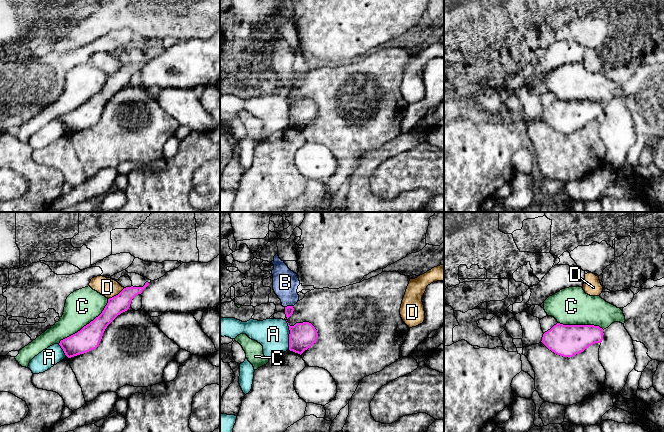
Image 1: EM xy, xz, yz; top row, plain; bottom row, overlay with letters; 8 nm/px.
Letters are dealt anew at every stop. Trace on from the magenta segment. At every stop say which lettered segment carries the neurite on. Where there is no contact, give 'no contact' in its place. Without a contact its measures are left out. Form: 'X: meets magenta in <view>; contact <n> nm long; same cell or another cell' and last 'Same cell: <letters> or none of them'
A: meets magenta in xz; contact 240 nm long; another cell
B: meets magenta in xz; contact 70 nm long; same cell
C: meets magenta in xy; contact 550 nm long; another cell
D: meets magenta in xy; contact 160 nm long; another cell
Same cell: B

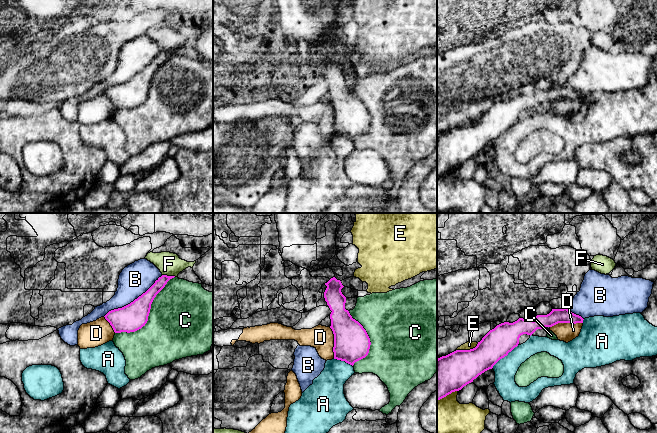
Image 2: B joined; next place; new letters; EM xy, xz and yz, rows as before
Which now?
A: meets magenta in yz; contact 300 nm long; another cell
B: meets magenta in xy; contact 600 nm long; another cell
C: meets magenta in xy; contact 650 nm long; another cell
D: meets magenta in yz; contact 260 nm long; another cell
E: meets magenta in yz; contact 190 nm long; another cell
F: meets magenta in xy; contact 110 nm long; another cell
Same cell: none of them

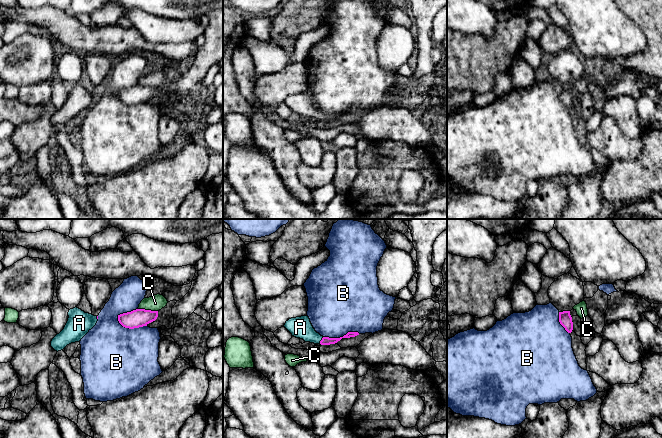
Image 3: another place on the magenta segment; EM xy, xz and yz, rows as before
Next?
A: meets magenta in xz; contact 70 nm long; same cell
B: meets magenta in xy; contact 260 nm long; another cell
C: meets magenta in xy; contact 160 nm long; another cell
Same cell: A

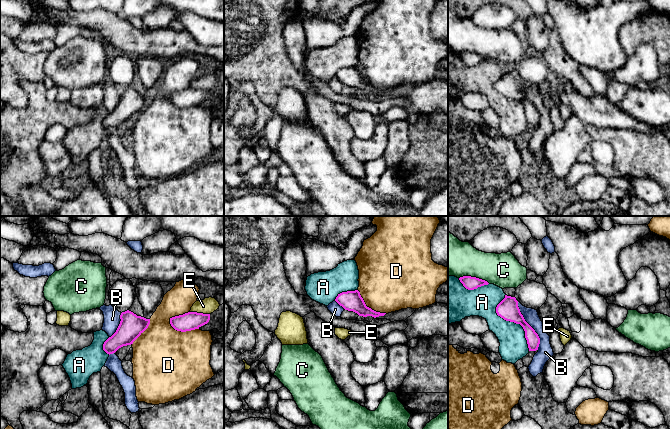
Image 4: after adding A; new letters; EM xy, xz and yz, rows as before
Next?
A: meets magenta in yz; contact 500 nm long; another cell
B: meets magenta in yz; contact 440 nm long; another cell
C: meets magenta in yz; contact 260 nm long; another cell
D: meets magenta in xy; contact 260 nm long; another cell
E: meets magenta in xy; contact 160 nm long; another cell
Same cell: none of them

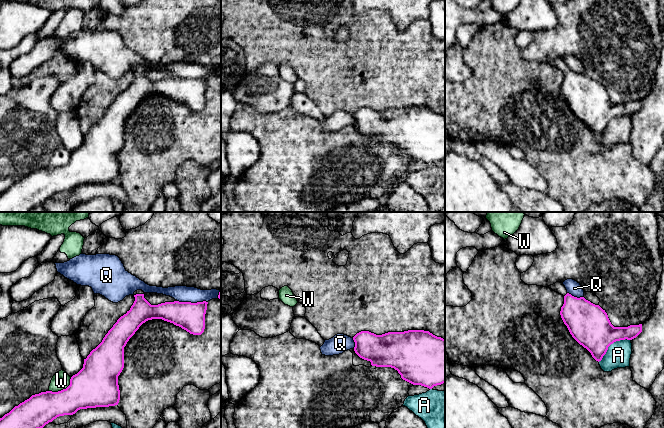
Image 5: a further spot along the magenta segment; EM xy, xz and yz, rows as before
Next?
A: meets magenta in yz; contact 320 nm long; another cell
Q: meets magenta in xy; contact 240 nm long; another cell
W: meets magenta in xy; contact 220 nm long; another cell
Same cell: none of them

